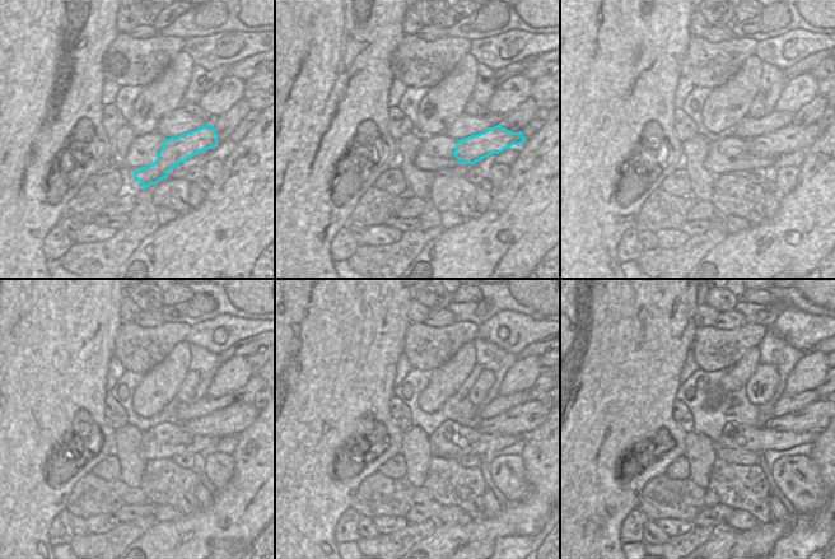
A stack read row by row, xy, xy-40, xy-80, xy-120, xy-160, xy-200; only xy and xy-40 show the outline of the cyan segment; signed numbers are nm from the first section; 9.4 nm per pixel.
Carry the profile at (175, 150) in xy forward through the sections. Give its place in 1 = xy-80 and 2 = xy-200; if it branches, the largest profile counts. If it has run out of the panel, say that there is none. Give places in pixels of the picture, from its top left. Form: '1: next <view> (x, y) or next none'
1: next xy-80 (791, 138)
2: next xy-200 (817, 415)

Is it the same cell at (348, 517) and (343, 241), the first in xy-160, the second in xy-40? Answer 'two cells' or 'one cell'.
one cell

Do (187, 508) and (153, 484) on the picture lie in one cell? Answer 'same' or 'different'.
same

